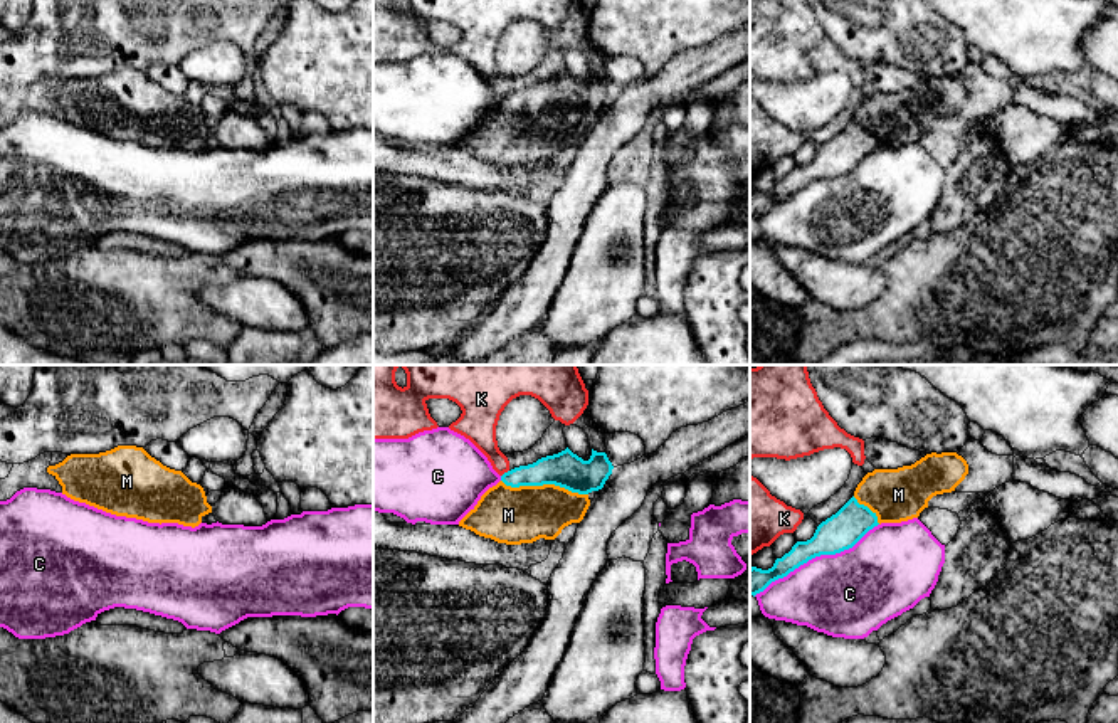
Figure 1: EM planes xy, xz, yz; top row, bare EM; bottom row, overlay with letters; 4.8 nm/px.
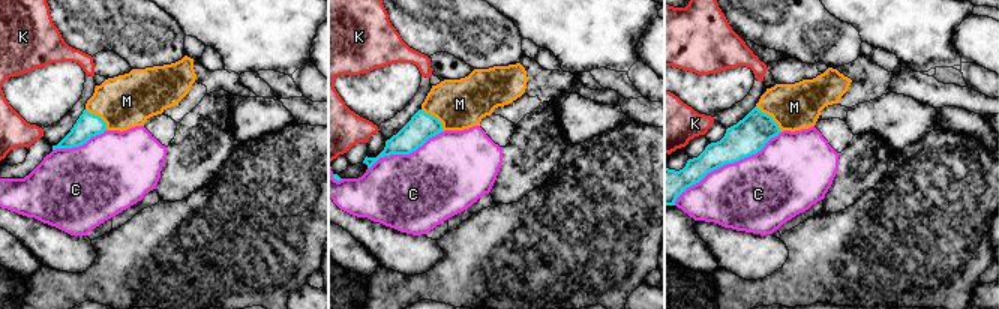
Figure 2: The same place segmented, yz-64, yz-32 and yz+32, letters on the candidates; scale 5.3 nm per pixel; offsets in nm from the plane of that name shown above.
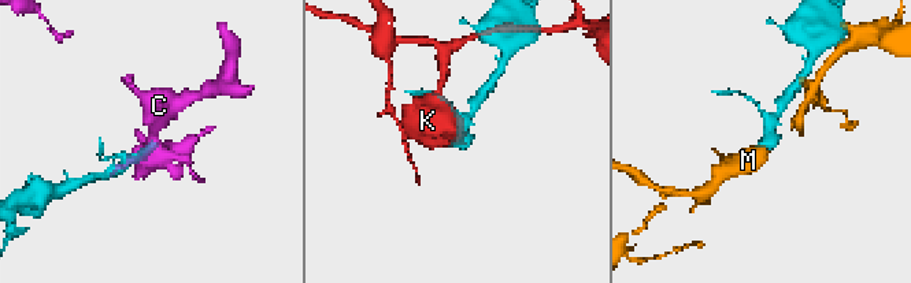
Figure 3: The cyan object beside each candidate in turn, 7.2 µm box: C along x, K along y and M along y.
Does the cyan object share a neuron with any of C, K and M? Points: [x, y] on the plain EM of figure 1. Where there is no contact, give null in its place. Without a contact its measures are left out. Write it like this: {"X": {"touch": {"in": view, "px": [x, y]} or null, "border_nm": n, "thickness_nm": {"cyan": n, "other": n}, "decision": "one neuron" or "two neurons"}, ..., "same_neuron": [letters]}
{"C": {"touch": {"in": "yz", "px": [816, 179]}, "border_nm": 700, "thickness_nm": {"cyan": 180, "other": 420}, "decision": "two neurons"}, "K": {"touch": {"in": "xz", "px": [505, 96]}, "border_nm": 50, "thickness_nm": {"cyan": 150, "other": 160}, "decision": "two neurons"}, "M": {"touch": {"in": "xz", "px": [545, 106]}, "border_nm": 420, "thickness_nm": {"cyan": 170, "other": 280}, "decision": "one neuron"}, "same_neuron": ["M"]}

